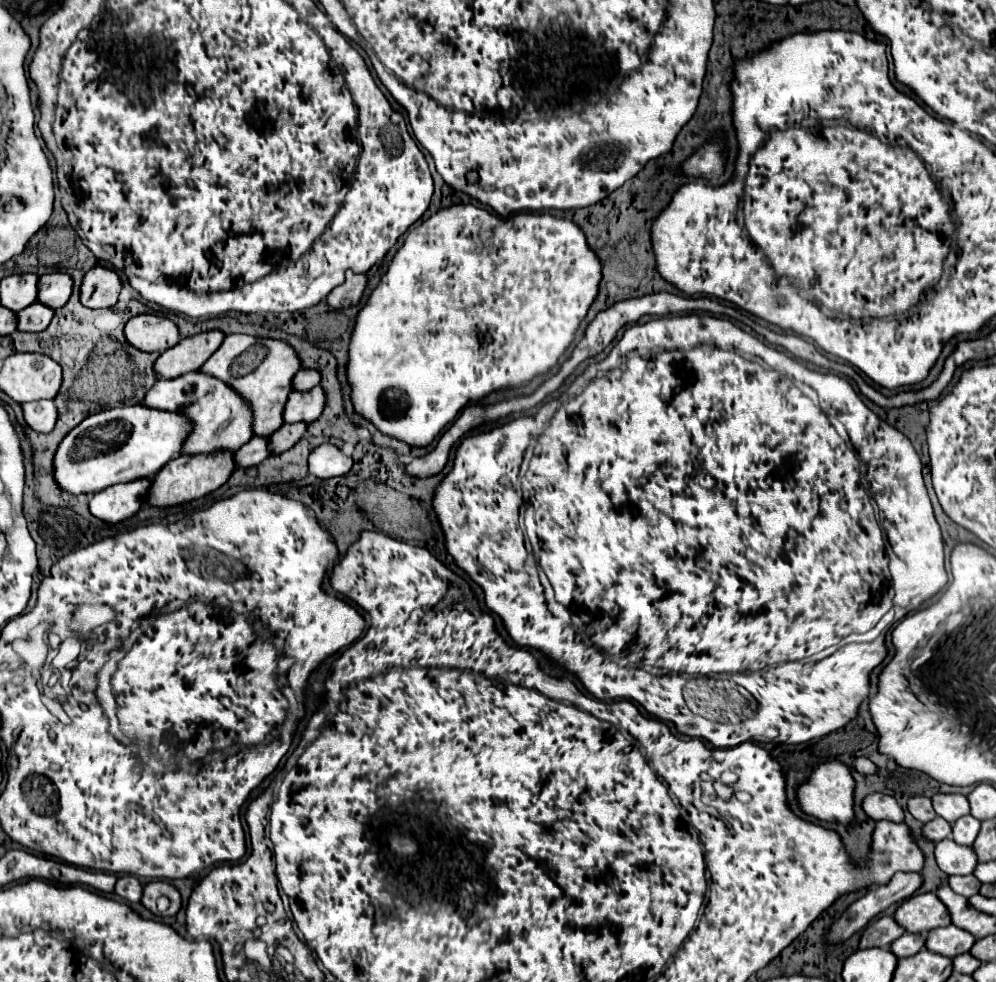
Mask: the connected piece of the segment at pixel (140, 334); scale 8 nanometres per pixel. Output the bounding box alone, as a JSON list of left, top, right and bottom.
[124,314,182,352]

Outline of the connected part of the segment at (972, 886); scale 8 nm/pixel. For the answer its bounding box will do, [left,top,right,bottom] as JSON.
[950,874,980,898]

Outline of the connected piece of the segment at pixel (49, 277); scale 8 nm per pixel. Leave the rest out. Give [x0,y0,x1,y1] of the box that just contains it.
[38,272,72,308]

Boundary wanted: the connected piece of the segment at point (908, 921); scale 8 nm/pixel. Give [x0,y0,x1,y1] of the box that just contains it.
[894,892,952,932]

